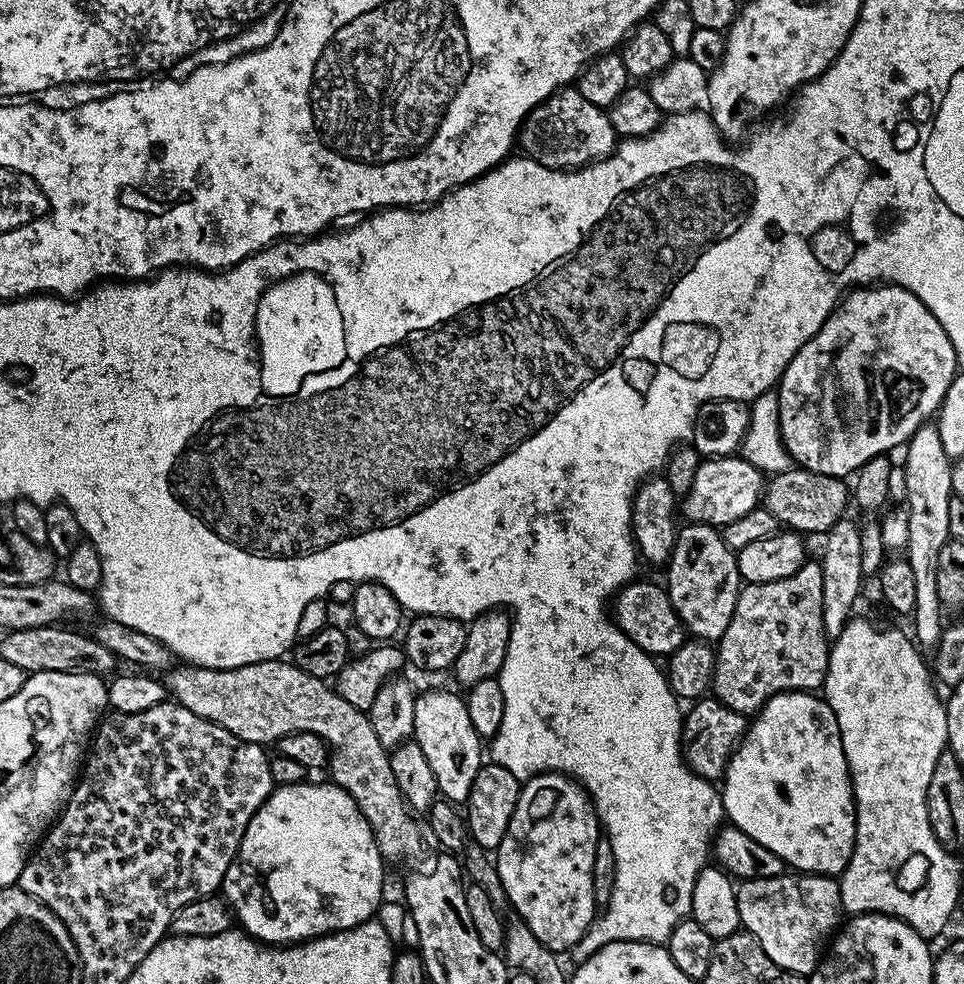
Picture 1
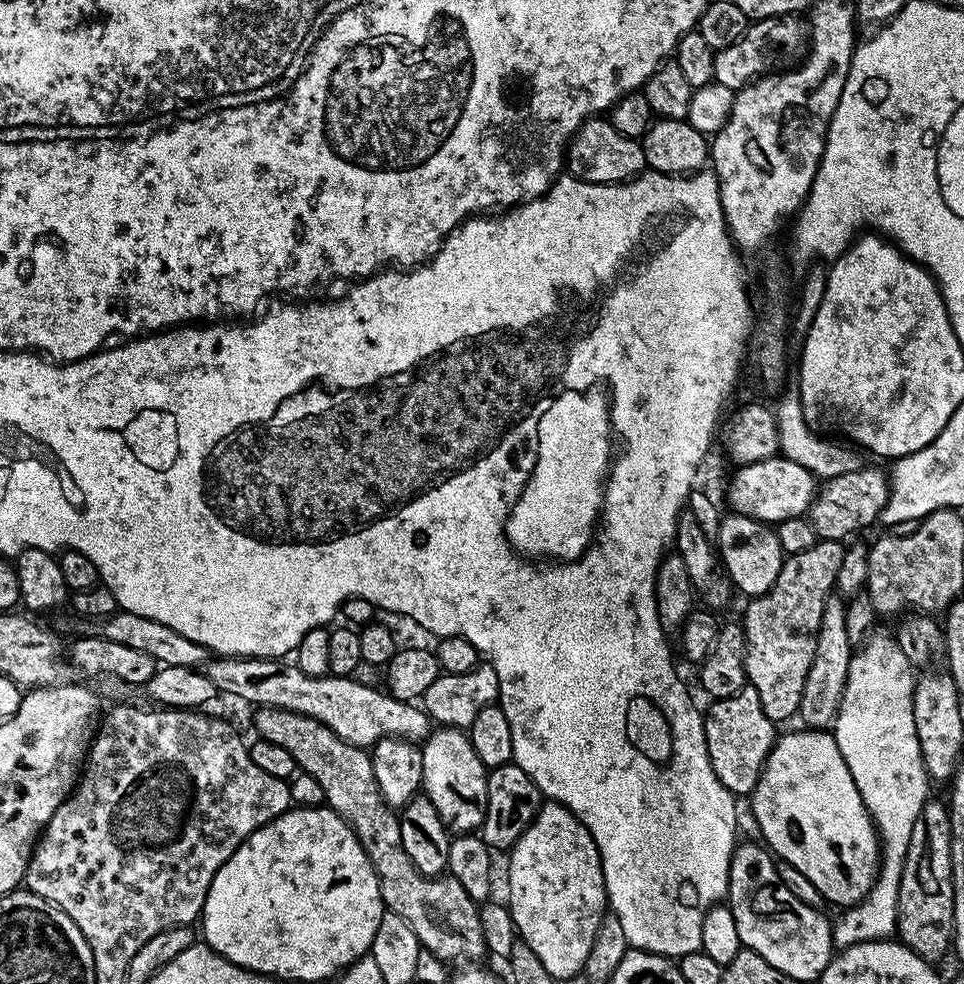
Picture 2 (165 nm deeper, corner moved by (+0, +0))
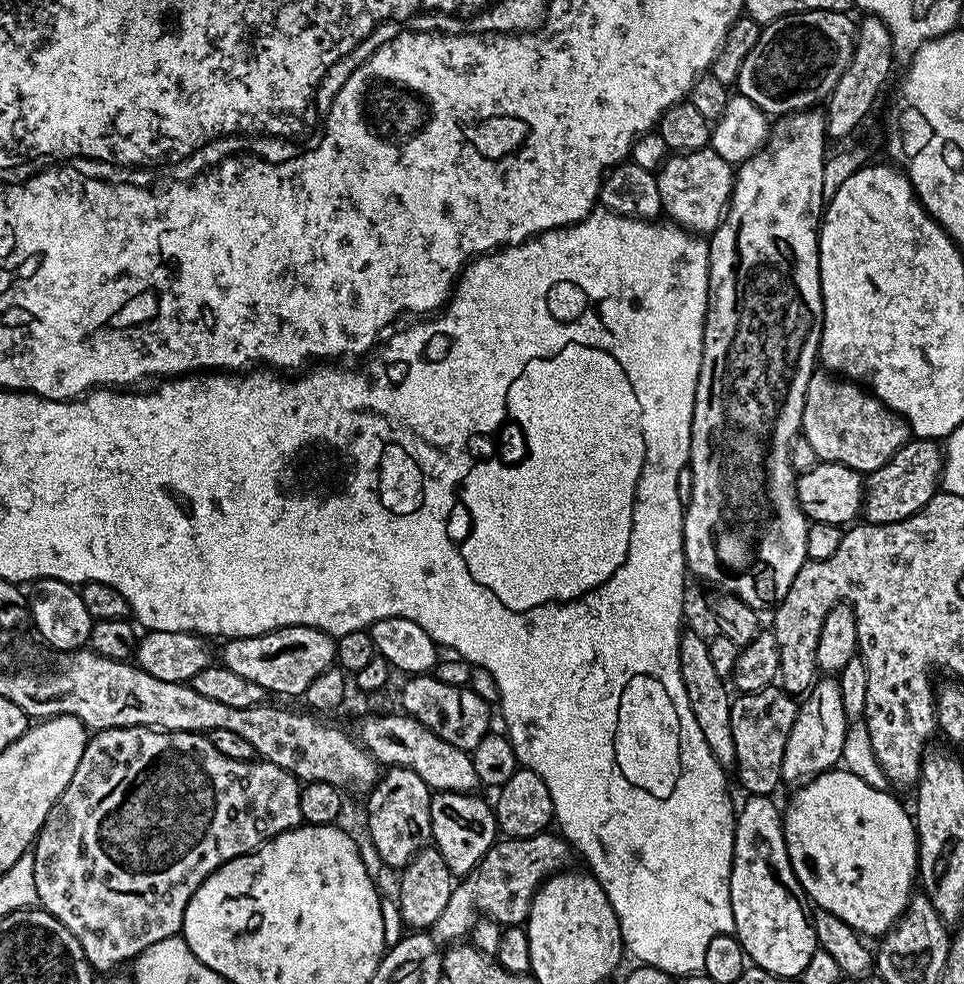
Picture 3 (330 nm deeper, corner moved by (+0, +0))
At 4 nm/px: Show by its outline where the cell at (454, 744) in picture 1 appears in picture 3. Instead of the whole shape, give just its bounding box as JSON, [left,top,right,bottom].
[430,792,498,876]

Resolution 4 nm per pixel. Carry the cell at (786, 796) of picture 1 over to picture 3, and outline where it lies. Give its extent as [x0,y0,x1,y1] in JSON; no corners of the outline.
[782,770,918,938]

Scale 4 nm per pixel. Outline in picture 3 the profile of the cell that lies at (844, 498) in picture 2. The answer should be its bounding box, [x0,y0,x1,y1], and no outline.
[862,439,945,524]

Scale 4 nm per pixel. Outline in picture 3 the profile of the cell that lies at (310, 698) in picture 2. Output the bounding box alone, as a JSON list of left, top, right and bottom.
[358,711,477,793]

